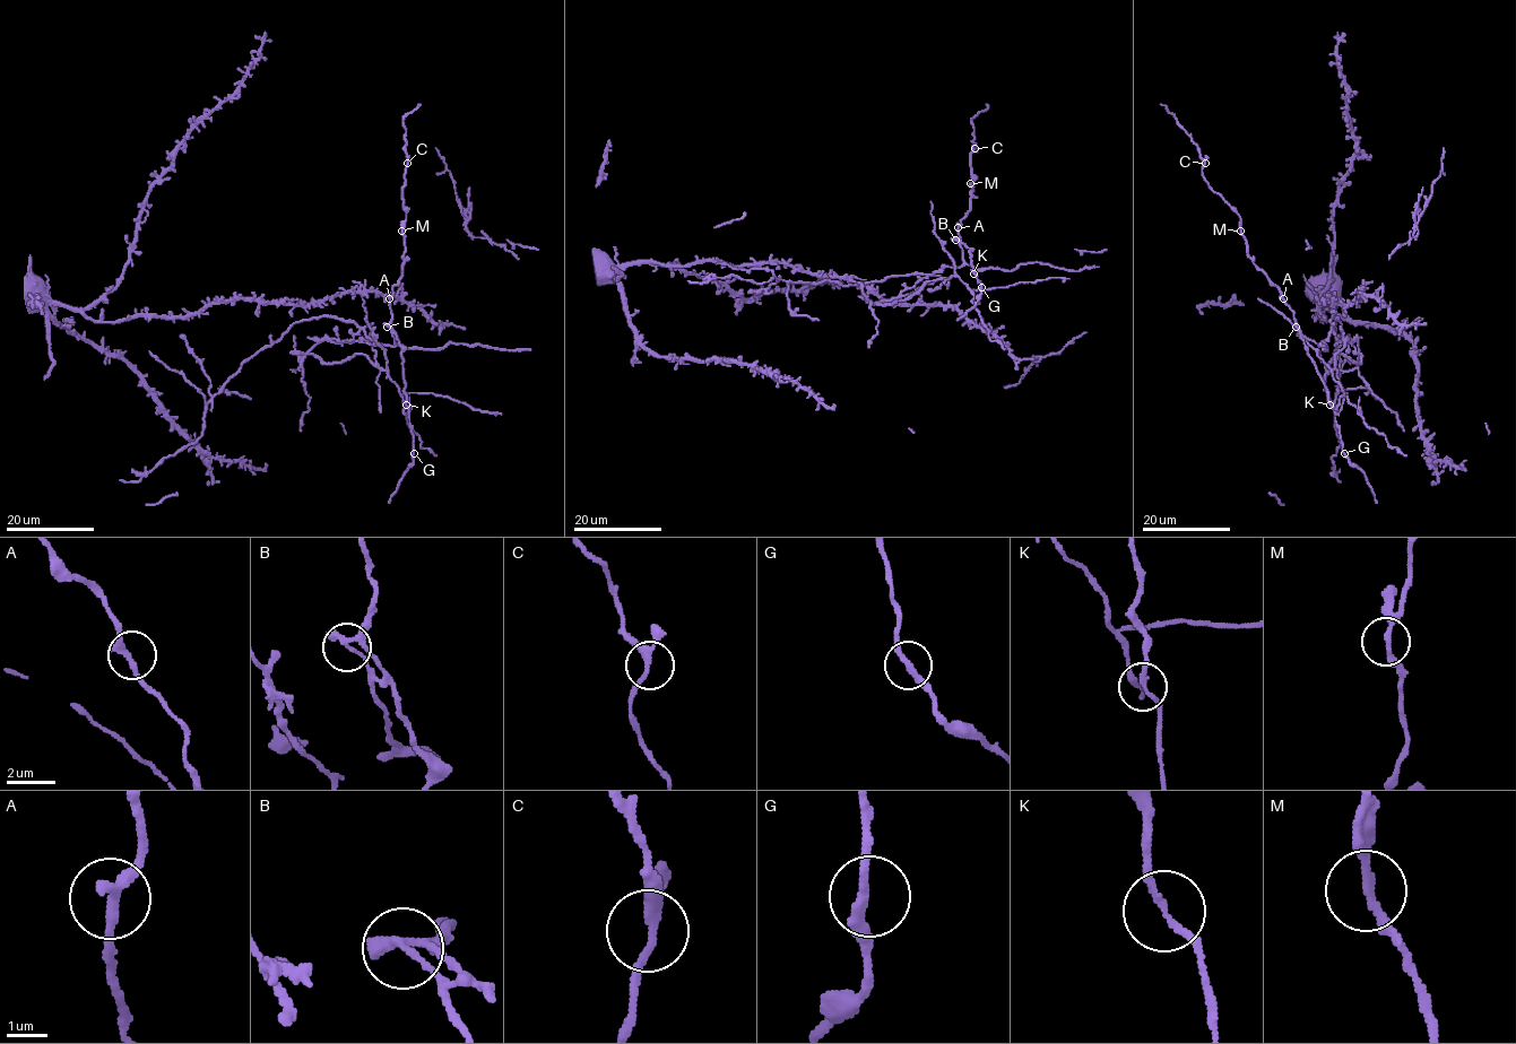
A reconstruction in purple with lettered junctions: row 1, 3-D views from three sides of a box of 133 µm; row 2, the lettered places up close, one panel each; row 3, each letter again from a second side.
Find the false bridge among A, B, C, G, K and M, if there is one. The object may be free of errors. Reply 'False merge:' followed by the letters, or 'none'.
False merge: B

